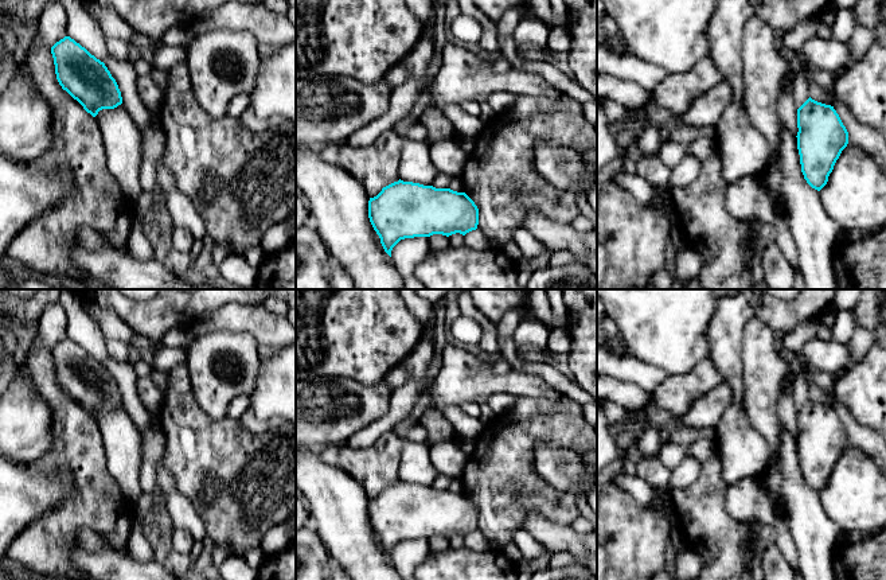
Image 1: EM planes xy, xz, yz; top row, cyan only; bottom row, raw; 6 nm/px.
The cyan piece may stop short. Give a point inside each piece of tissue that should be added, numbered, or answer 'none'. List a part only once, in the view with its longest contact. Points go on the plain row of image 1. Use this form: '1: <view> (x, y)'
none

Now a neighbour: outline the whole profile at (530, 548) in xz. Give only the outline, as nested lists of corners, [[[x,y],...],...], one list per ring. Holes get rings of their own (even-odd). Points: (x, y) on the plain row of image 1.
[[[524,529],[515,532],[514,544],[520,550],[523,560],[539,558],[547,552],[547,549]]]

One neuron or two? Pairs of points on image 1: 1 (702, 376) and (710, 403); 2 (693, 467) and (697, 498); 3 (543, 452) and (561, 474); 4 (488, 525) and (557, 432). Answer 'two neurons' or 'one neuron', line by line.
1: two neurons
2: two neurons
3: one neuron
4: one neuron

